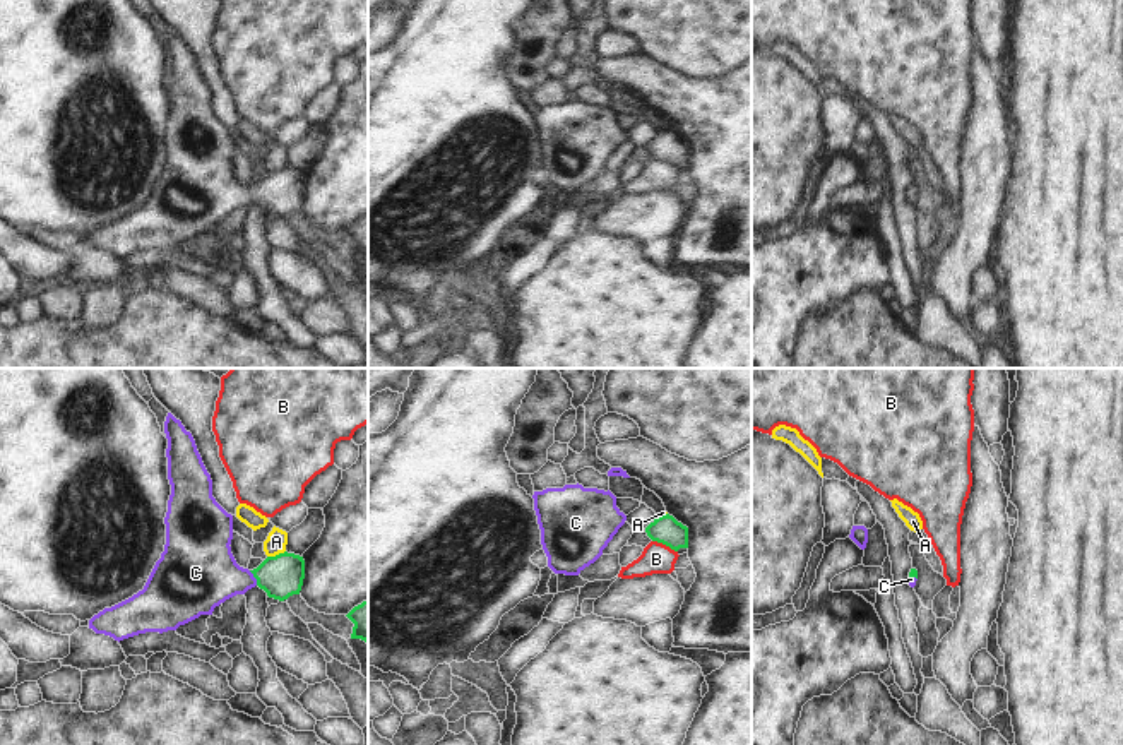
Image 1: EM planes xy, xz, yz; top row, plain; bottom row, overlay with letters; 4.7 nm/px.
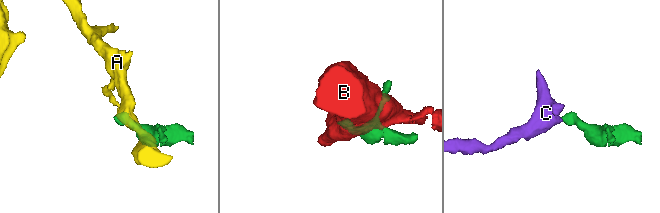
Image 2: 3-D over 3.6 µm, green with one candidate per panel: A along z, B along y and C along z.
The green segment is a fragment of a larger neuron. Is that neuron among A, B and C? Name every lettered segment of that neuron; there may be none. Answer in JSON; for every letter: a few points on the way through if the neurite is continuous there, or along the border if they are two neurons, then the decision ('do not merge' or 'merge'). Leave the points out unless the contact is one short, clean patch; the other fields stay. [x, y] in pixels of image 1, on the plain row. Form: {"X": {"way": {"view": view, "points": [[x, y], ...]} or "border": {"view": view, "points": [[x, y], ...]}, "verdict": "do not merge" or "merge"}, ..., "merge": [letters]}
{"A": {"border": {"view": "xy", "points": [[285, 166], [267, 173]]}, "verdict": "do not merge"}, "B": {"border": {"view": "xz", "points": [[653, 156], [677, 168]]}, "verdict": "do not merge"}, "C": {"way": {"view": "xy", "points": [[281, 192], [254, 192], [213, 192], [201, 189]]}, "verdict": "merge"}, "merge": ["C"]}

